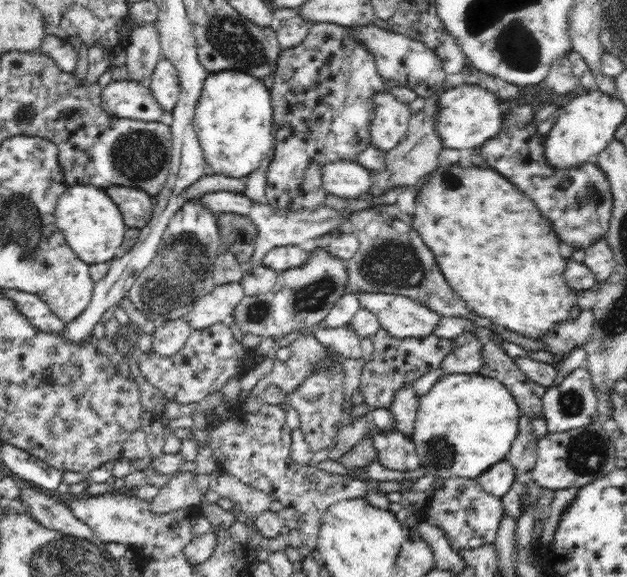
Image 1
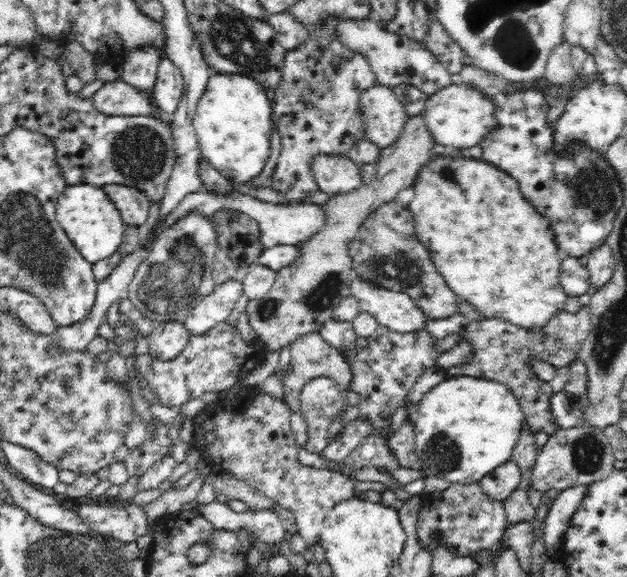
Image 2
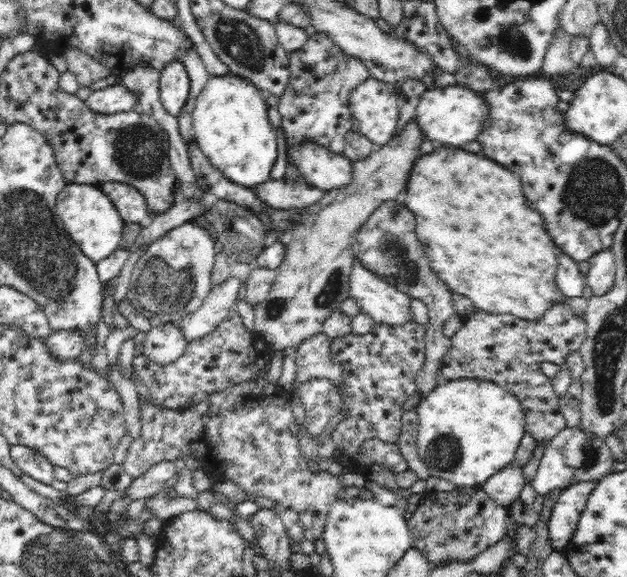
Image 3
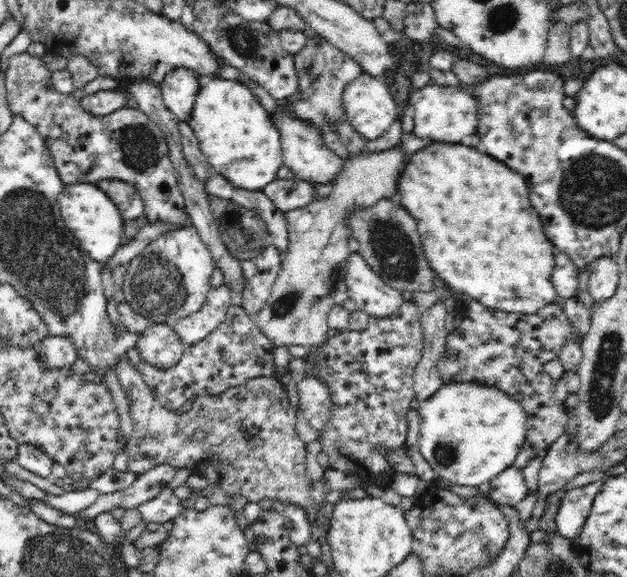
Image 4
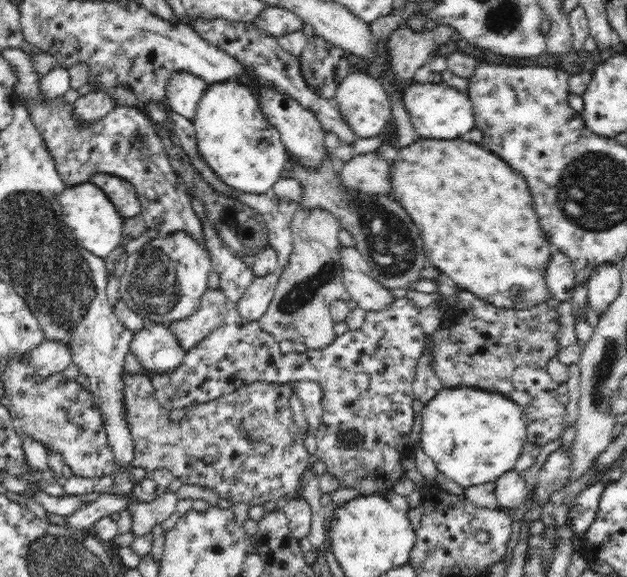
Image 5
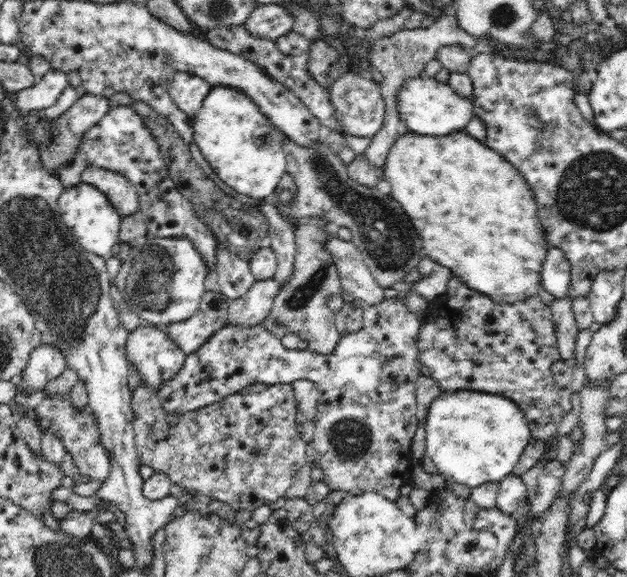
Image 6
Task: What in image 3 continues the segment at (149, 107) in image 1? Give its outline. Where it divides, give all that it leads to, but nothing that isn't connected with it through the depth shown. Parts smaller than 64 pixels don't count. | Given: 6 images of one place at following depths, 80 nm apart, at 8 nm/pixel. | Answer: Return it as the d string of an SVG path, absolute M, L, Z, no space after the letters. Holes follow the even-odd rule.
M119 81L107 87L95 90L85 100L88 108L104 115L140 110L139 100Z

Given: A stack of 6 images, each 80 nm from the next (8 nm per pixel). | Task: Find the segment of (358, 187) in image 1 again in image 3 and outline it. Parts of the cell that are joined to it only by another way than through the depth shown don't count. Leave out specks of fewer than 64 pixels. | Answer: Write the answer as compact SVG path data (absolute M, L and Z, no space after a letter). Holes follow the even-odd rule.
M311 142L290 150L290 159L309 185L326 193L346 188L354 182L353 162L343 154L329 152Z

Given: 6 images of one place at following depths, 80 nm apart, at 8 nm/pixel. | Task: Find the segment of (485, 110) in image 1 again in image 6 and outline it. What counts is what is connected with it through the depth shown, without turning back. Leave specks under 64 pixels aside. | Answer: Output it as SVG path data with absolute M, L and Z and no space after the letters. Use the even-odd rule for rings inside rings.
M419 76L409 78L399 88L397 110L408 132L422 136L450 136L463 132L474 116L471 99L456 94L450 85L436 81L432 76L426 80Z

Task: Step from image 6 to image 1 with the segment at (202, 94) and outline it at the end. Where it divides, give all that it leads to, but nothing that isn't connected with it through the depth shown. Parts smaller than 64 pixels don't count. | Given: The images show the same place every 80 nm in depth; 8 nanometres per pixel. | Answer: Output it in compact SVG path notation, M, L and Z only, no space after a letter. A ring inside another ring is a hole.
M165 57L160 58L147 83L163 110L173 110L180 96L179 74L175 65Z

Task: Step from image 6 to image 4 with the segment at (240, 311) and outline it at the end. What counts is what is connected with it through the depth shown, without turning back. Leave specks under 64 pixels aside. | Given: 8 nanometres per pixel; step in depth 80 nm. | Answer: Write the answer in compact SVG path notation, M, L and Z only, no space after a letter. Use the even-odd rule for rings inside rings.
M277 270L260 271L244 285L242 307L249 316L256 314L268 300L277 274Z

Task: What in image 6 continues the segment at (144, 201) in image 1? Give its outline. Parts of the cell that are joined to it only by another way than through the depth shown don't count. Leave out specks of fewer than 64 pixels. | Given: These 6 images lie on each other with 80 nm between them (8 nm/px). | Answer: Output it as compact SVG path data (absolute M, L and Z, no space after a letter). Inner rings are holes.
M92 168L83 172L82 181L98 188L122 217L139 210L137 189L120 173Z

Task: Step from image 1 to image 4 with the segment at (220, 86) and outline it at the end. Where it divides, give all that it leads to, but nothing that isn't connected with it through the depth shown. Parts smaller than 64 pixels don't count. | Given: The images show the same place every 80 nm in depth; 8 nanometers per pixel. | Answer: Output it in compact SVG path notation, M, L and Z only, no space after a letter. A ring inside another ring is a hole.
M208 77L198 90L187 124L196 134L203 156L230 185L248 191L262 191L266 184L277 178L276 172L283 164L279 130L246 83Z

